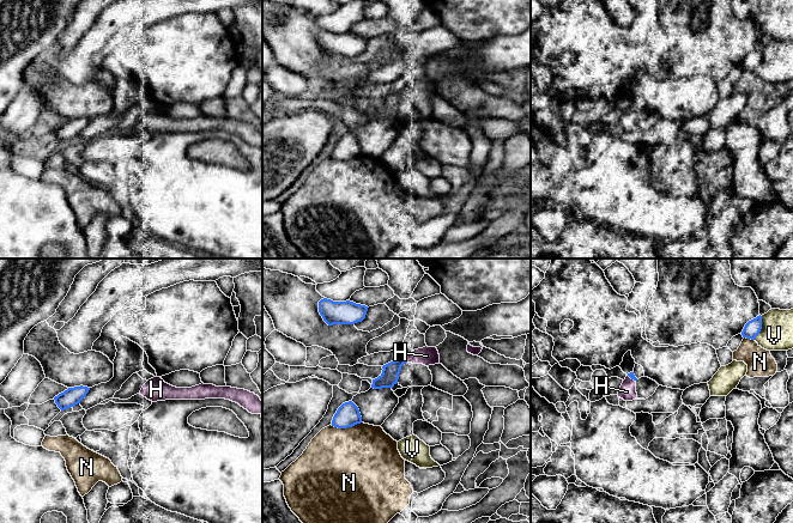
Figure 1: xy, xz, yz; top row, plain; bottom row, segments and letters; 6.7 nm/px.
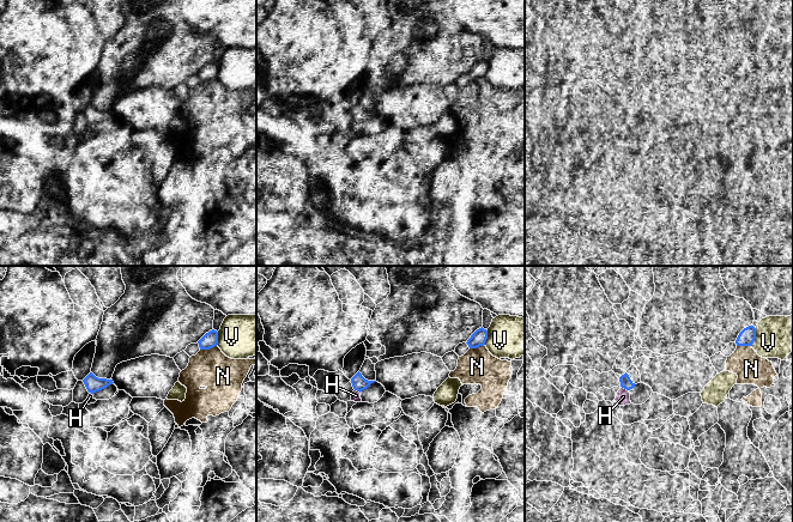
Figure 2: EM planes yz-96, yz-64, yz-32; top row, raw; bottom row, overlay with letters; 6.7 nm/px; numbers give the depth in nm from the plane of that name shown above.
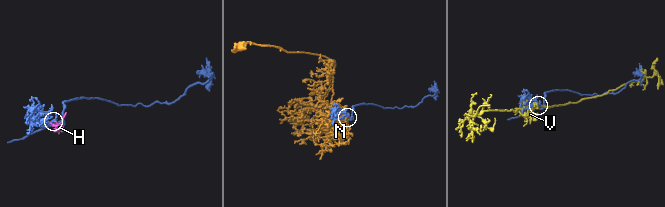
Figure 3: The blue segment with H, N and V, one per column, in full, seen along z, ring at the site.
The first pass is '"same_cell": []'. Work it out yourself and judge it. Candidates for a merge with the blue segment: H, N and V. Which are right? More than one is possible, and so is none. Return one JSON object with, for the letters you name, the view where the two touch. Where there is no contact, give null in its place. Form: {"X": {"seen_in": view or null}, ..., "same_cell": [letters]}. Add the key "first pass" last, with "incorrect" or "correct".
{"same_cell": [], "first pass": "correct"}

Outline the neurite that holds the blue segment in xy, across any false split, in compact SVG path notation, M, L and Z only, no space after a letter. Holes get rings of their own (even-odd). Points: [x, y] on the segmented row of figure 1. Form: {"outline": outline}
{"outline": "M74 387L68 388L63 393L59 394L54 397L55 403L61 411L65 411L67 408L74 407L75 405L80 403L80 401L86 396L90 388L87 387Z"}

